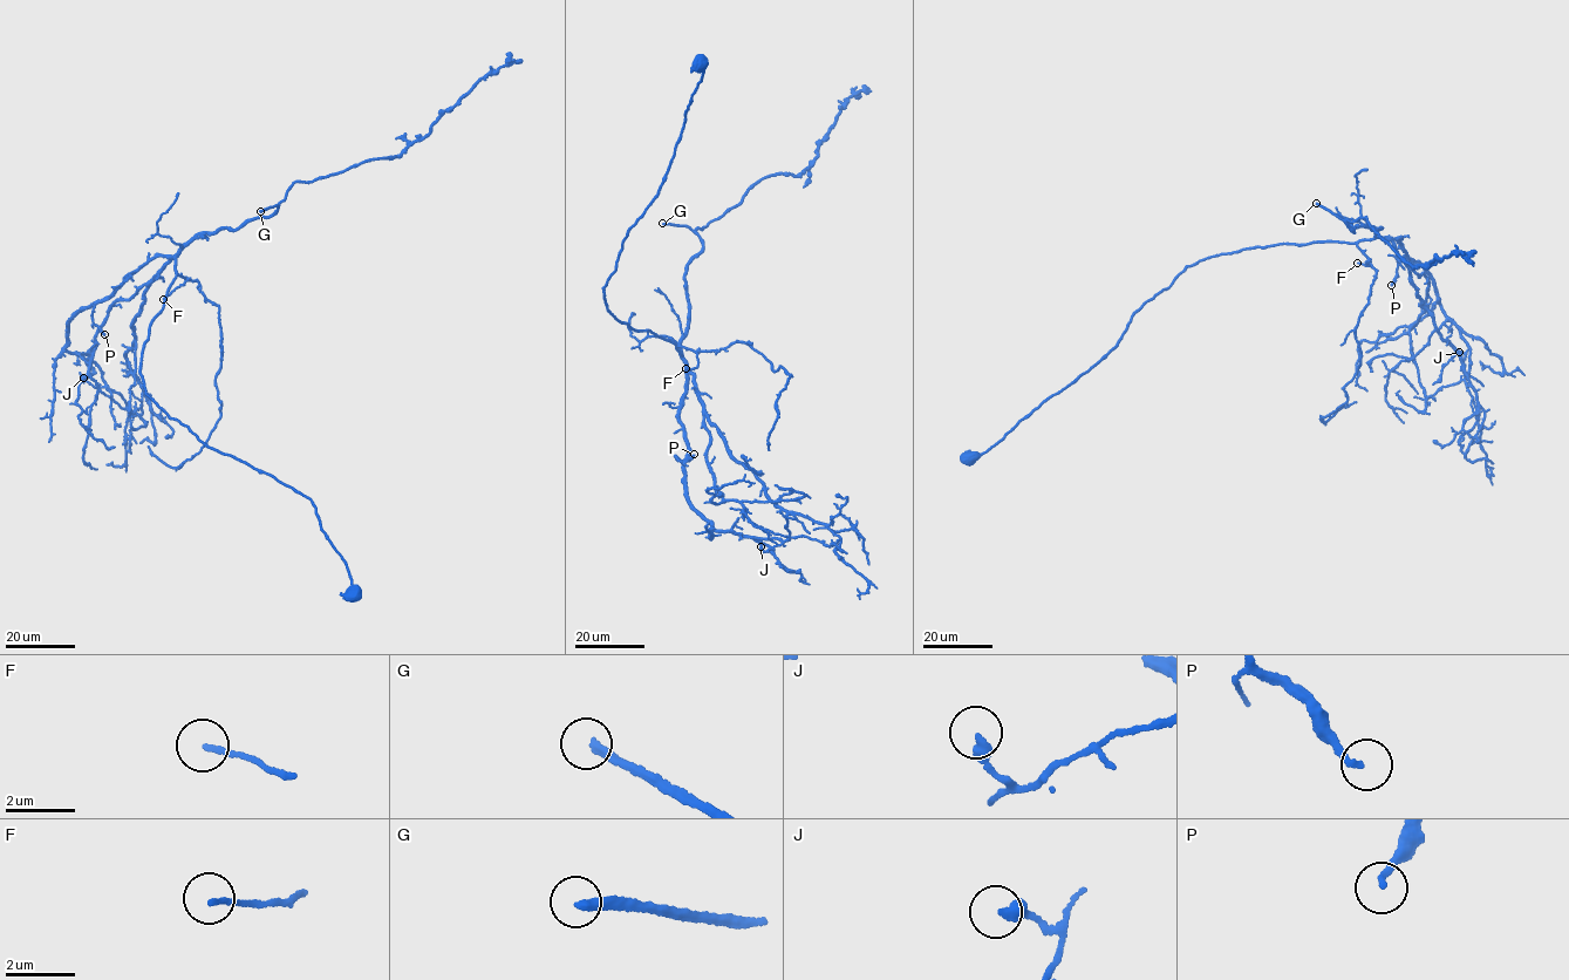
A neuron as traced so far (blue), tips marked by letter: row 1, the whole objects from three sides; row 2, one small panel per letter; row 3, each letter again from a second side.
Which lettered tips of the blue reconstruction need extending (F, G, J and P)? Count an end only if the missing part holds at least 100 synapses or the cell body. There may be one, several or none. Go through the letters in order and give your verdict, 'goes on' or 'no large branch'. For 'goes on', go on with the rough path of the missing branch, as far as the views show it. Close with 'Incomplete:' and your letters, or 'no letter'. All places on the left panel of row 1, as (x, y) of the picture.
F: no large branch
G: goes on; course (260, 211), (229, 233), (216, 235), (205, 226), (188, 225), (169, 212), (147, 211), (127, 203), (77, 224)
J: no large branch
P: no large branch
Incomplete: G

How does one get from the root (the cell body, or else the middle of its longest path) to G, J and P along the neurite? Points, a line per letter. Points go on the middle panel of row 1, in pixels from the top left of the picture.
G: (703, 63), (664, 179), (604, 288), (613, 317), (681, 353), (684, 274), (702, 244), (687, 226), (662, 223)
J: (703, 63), (604, 298), (680, 352), (695, 510), (717, 530), (786, 540), (761, 546)
P: (703, 63), (664, 179), (604, 288), (613, 317), (680, 352), (689, 447), (684, 460), (675, 456), (694, 454)

